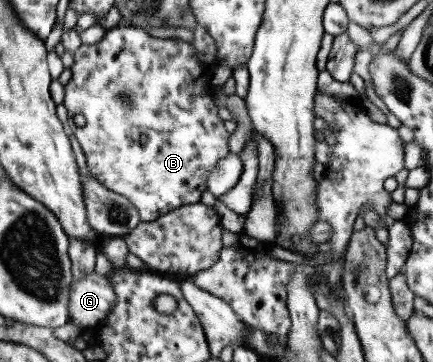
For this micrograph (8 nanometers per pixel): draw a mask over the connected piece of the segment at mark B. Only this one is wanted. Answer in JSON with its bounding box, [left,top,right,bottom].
[62,25,229,222]

